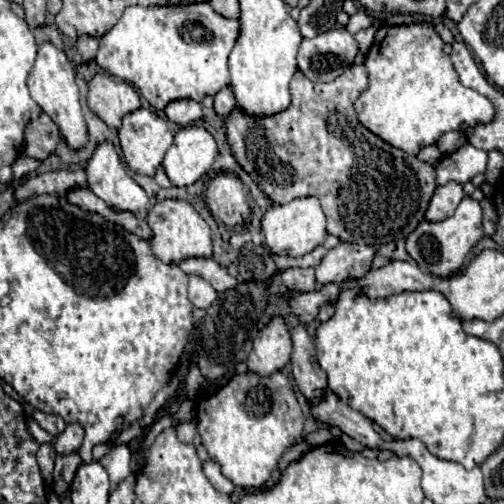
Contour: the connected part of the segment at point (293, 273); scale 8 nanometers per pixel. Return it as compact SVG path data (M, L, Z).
M314 267L286 269L286 271L282 271L282 281L288 289L298 289L298 291L314 291L316 289Z

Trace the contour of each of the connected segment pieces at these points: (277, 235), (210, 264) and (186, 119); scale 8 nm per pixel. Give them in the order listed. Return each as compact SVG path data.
M302 197L294 199L286 205L274 205L266 211L262 217L262 231L266 235L266 245L272 253L280 255L286 253L290 257L302 257L310 251L314 251L318 245L326 239L326 217L320 207L320 201L316 197Z
M192 257L176 263L186 275L198 275L208 281L216 291L228 291L240 283L238 277L228 275L226 267L222 267L214 257Z
M180 99L180 101L170 101L164 109L164 113L168 115L170 121L174 121L176 125L190 125L198 119L202 119L202 105L198 101L192 99Z

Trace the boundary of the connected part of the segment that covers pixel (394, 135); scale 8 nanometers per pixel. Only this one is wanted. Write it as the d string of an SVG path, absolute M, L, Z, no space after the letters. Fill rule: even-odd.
M432 21L378 27L364 67L368 71L368 87L354 103L356 117L368 131L408 155L418 155L420 149L434 145L440 135L458 131L462 125L472 127L494 119L492 101L460 85Z

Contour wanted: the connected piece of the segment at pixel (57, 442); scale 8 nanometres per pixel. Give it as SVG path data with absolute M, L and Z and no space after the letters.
M72 423L64 429L64 433L60 433L56 439L54 439L54 449L58 455L68 455L68 453L74 453L80 449L82 445L82 439L84 439L84 429L78 425L78 423Z

